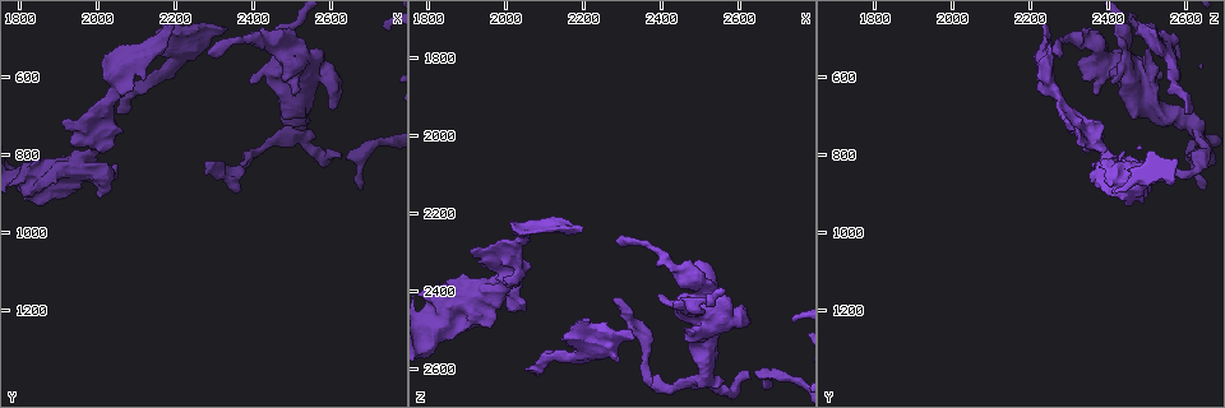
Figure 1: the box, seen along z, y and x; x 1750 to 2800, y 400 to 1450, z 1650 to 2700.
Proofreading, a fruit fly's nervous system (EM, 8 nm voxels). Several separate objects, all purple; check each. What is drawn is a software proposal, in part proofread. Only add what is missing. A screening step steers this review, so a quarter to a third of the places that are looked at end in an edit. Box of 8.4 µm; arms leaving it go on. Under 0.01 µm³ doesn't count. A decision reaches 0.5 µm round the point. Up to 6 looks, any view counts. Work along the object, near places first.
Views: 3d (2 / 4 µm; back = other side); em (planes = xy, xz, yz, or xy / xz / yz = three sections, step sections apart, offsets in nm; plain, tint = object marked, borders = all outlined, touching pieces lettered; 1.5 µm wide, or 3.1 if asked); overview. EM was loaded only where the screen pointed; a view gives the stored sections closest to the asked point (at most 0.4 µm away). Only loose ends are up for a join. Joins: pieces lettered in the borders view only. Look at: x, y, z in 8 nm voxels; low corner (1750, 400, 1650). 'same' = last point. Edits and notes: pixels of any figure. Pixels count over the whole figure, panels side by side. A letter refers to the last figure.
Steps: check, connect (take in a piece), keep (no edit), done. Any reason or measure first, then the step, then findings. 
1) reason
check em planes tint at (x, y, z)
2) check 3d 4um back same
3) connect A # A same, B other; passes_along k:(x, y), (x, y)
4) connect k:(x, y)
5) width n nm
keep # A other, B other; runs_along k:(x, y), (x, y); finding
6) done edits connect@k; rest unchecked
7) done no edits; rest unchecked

tapers out
check em planes borders at (2285, 535, 2265)

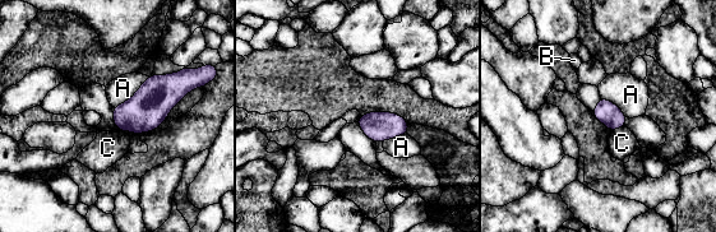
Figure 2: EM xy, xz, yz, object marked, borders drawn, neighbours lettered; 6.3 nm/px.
longest_contact A 300 nm
keep # A other, B other, C other; no lettered piece goes on from it

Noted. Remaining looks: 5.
an open end
check 3d 2um at (2265, 475, 2475)

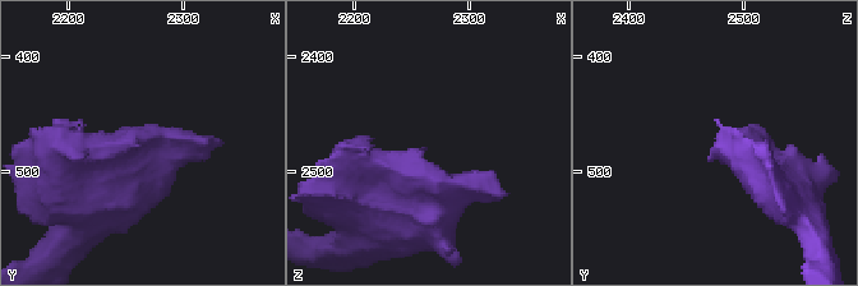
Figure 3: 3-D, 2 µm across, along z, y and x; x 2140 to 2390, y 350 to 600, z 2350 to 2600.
check em planes borders at (2262, 476, 2480)

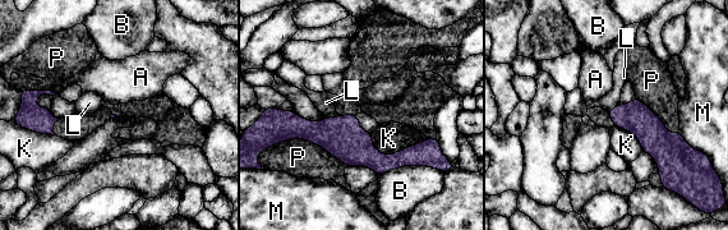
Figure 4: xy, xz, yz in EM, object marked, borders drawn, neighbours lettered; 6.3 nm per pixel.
connect P # A other, B other, K other, L other, M other, P same; passes_along 4:(341, 137), (312, 142), (298, 157); it goes on there

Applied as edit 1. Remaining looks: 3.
done edits connect@4; rest unchecked

